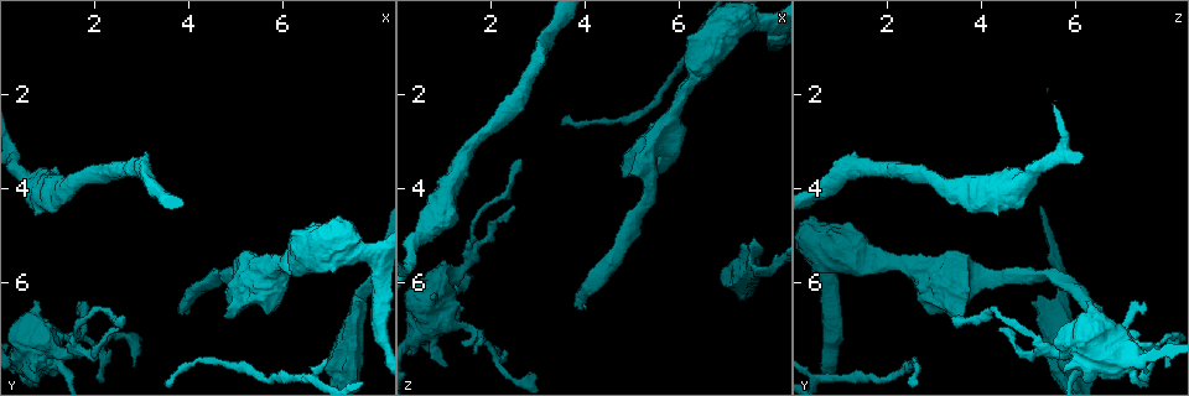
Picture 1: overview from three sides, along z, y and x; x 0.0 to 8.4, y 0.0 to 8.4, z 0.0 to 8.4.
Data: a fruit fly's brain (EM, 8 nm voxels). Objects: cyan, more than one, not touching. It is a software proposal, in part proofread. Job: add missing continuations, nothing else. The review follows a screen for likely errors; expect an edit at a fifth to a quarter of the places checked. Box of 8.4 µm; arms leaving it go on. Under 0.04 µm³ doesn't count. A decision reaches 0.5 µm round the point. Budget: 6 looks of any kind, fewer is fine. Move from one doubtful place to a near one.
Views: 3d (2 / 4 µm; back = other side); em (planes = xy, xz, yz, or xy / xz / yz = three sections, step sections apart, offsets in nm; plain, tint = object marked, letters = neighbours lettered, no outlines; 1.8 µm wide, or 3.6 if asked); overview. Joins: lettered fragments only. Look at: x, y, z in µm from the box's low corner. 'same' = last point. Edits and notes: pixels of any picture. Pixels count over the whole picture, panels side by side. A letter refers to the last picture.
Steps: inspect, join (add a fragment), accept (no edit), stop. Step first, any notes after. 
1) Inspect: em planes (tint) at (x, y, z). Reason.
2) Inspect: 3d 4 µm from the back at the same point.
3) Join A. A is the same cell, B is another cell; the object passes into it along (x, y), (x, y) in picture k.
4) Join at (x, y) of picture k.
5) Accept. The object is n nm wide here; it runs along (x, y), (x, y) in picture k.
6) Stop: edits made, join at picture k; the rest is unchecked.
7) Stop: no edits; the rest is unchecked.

Inspect: 3d 4 µm at (0.75, 6.30, 6.30). Free end.

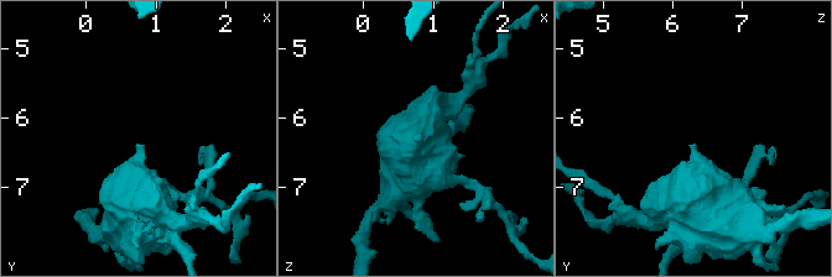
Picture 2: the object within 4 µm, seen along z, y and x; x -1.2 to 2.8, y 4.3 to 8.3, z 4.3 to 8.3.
Inspect: em 3.6 µm planes (letters) at (0.75, 6.40, 6.30).

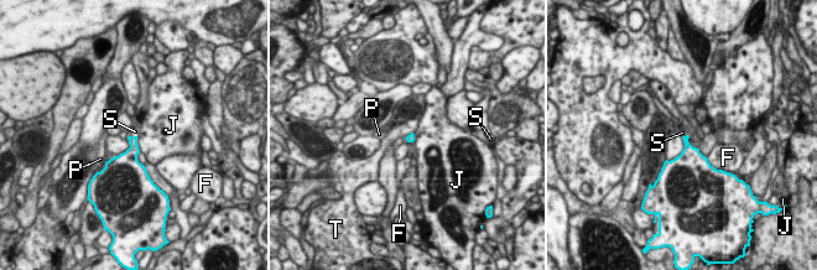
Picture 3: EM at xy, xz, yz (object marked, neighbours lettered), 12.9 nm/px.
Join S. S is the same cell, F, J, P and T are other cells; the object passes into it along (130, 155), (134, 136), (135, 131) in picture 3; the neuron continues.

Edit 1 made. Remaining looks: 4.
Inspect: em planes (tint) at (4.05, 6.55, 6.55). Free end.

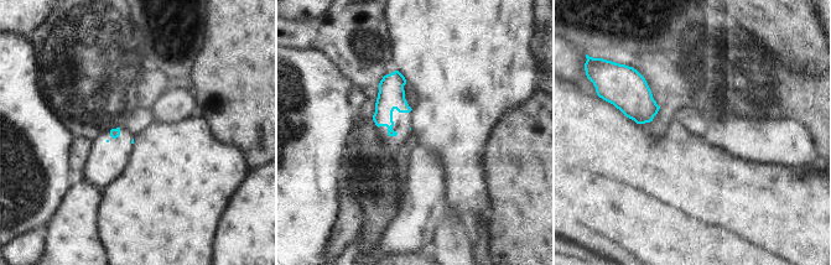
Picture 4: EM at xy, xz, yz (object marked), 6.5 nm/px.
Inspect: em planes (letters) at the same point.

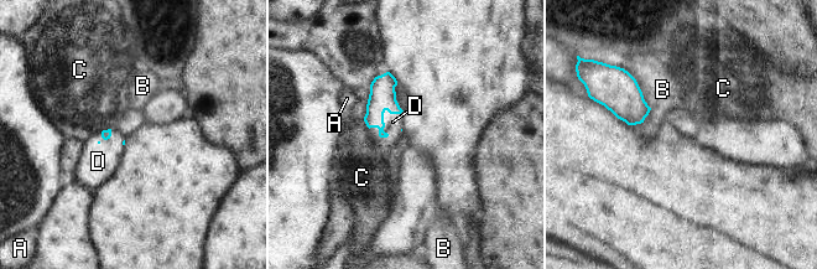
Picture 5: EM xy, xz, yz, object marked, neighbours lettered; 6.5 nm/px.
Join D. D is the same cell, A, B and C are other cells; the object passes into it along (383, 97), (384, 127), (393, 122) in picture 5; the neuron continues.

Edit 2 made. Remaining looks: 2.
Inspect: 3d 4 µm at (7.50, 6.30, 5.25). Free end.

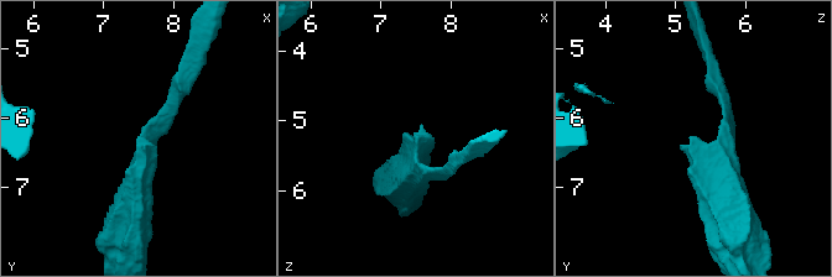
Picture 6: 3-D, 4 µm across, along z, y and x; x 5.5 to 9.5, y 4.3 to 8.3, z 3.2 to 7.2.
Inspect: em yz step 8 (letters) at (7.55, 6.25, 5.20).

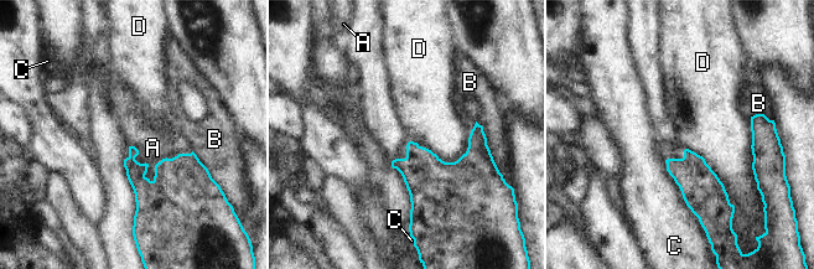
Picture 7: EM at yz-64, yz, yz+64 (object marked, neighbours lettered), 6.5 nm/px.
Accept. A, B, C and D are other cells; a border runs along (471, 132), (454, 161), (409, 140) in picture 7; no lettered fragment goes on from it.

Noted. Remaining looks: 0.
Stop: edits made, join at picture 3, join at picture 5; the rest is unchecked.

